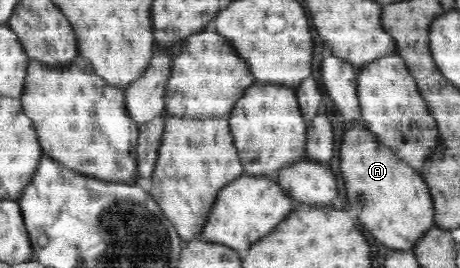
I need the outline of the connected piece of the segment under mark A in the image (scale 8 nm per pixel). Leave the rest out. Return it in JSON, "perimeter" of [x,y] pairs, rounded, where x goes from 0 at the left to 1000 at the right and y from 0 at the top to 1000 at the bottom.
{"perimeter":[[[785,448],[752,463],[739,552],[739,642],[752,739],[783,836],[848,933],[898,933],[943,843],[943,750],[926,675],[857,578]]]}

